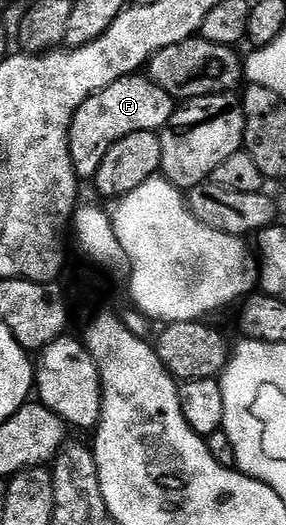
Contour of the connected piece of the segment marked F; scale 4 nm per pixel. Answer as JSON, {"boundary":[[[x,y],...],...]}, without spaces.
{"boundary":[[[134,73],[107,85],[107,89],[97,91],[75,113],[69,126],[69,152],[78,180],[89,181],[99,169],[99,161],[127,133],[140,131],[160,132],[173,116],[175,100],[152,79],[141,73]]]}

